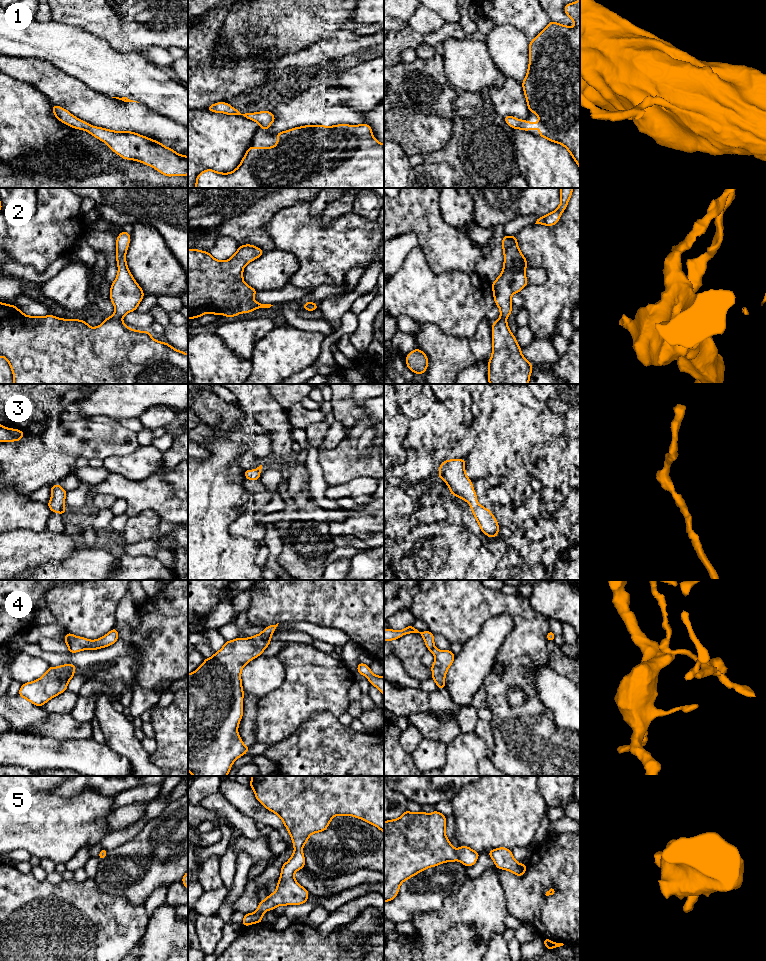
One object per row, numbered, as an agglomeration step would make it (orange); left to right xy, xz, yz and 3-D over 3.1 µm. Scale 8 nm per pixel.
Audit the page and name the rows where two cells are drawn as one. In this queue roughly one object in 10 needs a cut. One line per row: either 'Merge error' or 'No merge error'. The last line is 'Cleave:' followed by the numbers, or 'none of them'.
1: No merge error
2: No merge error
3: No merge error
4: No merge error
5: No merge error
Cleave: none of them

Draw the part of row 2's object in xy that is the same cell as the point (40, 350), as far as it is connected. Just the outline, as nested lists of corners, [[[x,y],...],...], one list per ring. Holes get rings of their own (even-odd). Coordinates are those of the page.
[[[121,232],[116,240],[118,273],[115,281],[111,284],[110,289],[110,300],[114,305],[115,312],[97,327],[90,327],[85,320],[62,319],[53,315],[43,317],[27,316],[15,305],[8,305],[0,302],[0,357],[5,358],[11,367],[14,375],[13,384],[188,384],[188,354],[176,350],[166,342],[159,342],[153,339],[149,331],[138,331],[127,327],[121,320],[127,313],[137,309],[145,295],[127,267],[126,252],[129,243],[129,232]]]

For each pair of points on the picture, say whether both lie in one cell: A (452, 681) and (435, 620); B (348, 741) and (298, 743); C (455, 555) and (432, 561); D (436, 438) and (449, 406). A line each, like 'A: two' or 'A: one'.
A: two
B: one
C: one
D: one

